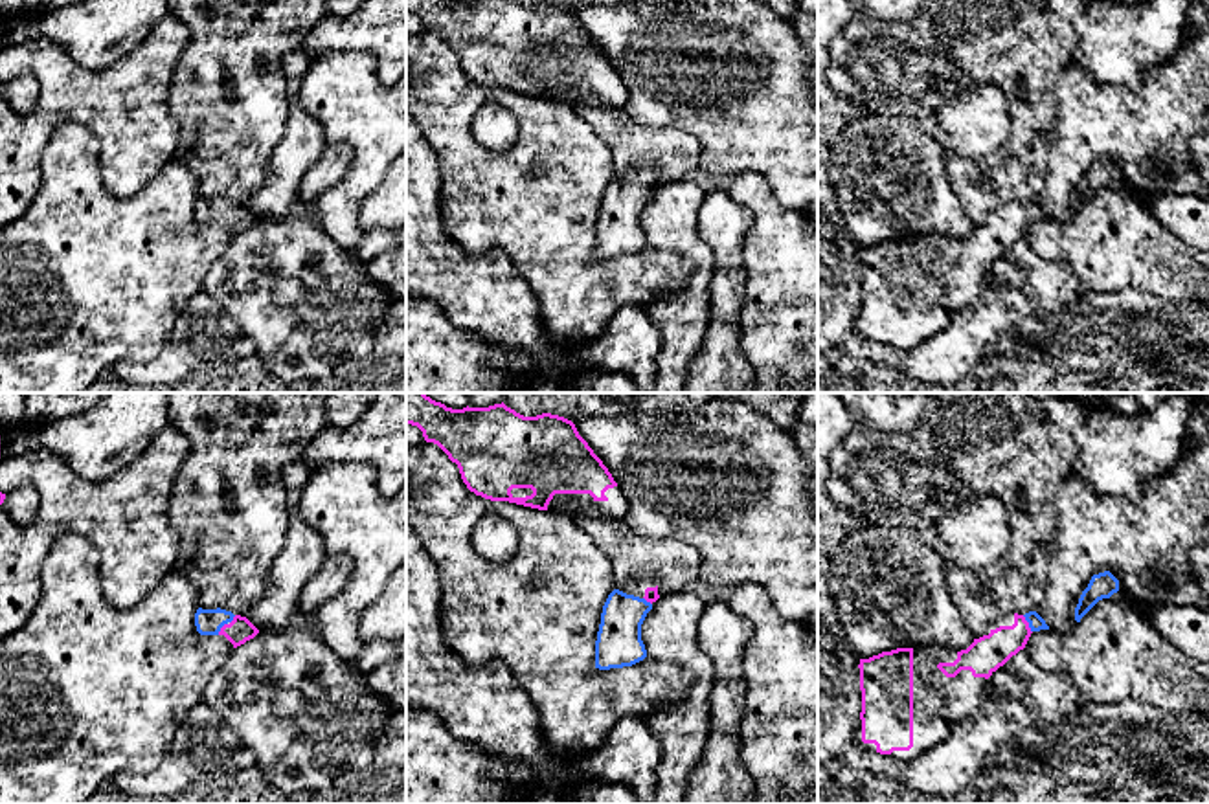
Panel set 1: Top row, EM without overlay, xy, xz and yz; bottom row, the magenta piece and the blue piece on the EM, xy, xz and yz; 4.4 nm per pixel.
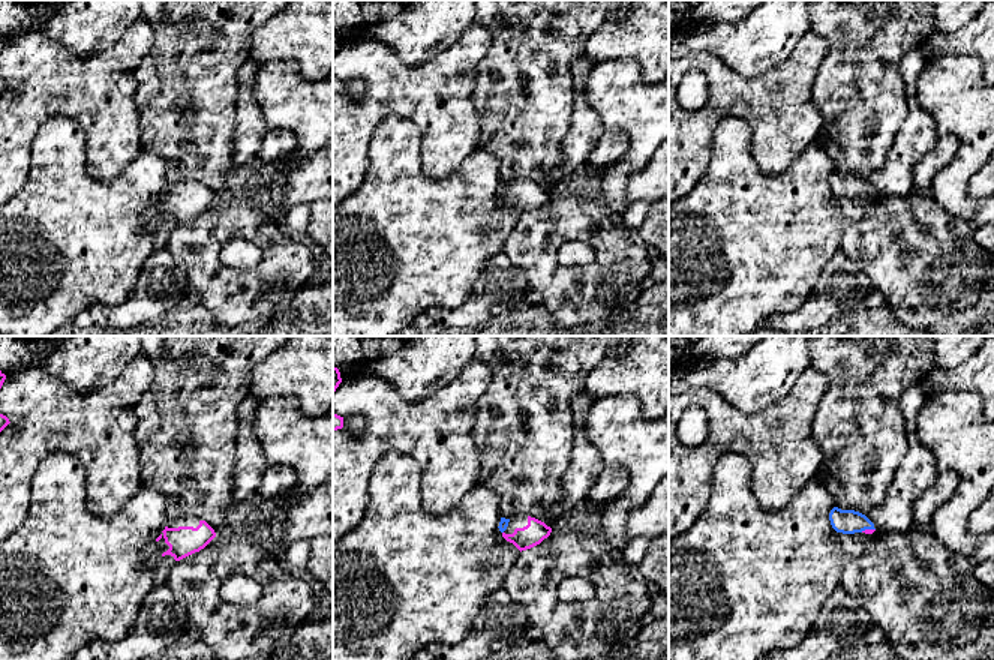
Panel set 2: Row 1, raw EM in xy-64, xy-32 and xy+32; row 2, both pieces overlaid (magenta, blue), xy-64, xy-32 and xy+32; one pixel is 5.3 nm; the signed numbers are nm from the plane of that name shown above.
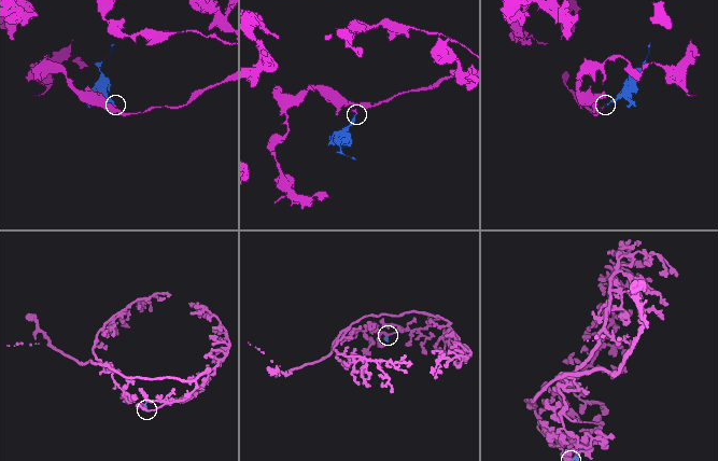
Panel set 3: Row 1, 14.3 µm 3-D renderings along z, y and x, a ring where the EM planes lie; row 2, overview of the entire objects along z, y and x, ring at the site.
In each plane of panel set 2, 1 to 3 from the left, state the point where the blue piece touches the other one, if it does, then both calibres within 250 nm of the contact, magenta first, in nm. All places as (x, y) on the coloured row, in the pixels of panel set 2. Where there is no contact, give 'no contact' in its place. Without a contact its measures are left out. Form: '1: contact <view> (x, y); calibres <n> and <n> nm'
1: no contact
2: no contact
3: contact xy+32 (867, 530); calibres 30 and 130 nm

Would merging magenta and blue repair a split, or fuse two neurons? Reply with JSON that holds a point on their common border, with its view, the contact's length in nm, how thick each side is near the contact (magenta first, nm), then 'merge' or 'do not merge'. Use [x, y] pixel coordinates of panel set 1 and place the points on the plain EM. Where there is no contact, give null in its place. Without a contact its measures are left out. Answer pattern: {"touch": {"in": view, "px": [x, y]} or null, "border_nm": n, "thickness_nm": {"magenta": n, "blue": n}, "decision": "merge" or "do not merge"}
{"touch": {"in": "yz", "px": [1028, 213]}, "border_nm": 90, "thickness_nm": {"magenta": 160, "blue": 70}, "decision": "merge"}

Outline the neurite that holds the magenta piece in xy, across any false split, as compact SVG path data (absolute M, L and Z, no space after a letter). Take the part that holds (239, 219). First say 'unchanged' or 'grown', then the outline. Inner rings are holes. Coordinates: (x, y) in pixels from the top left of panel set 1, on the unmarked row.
grown; M198 196L195 202L195 215L200 224L224 224L233 237L244 233L259 222L246 206L233 204L232 200L220 196Z

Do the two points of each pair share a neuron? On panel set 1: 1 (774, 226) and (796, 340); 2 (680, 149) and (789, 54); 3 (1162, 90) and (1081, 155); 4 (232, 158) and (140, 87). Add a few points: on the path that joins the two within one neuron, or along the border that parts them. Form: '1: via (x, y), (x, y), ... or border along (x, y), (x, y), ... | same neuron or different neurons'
1: via (783, 254), (794, 272), (794, 312) | same neuron
2: border along (651, 125), (688, 131), (699, 142), (700, 166) | different neurons
3: via (1141, 111), (1129, 123), (1112, 123), (1101, 134) | same neuron
4: border along (177, 65), (168, 94), (177, 127), (173, 149) | different neurons

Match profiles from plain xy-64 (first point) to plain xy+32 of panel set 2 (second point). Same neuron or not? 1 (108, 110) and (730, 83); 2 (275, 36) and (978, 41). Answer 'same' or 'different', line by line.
1: same
2: same

